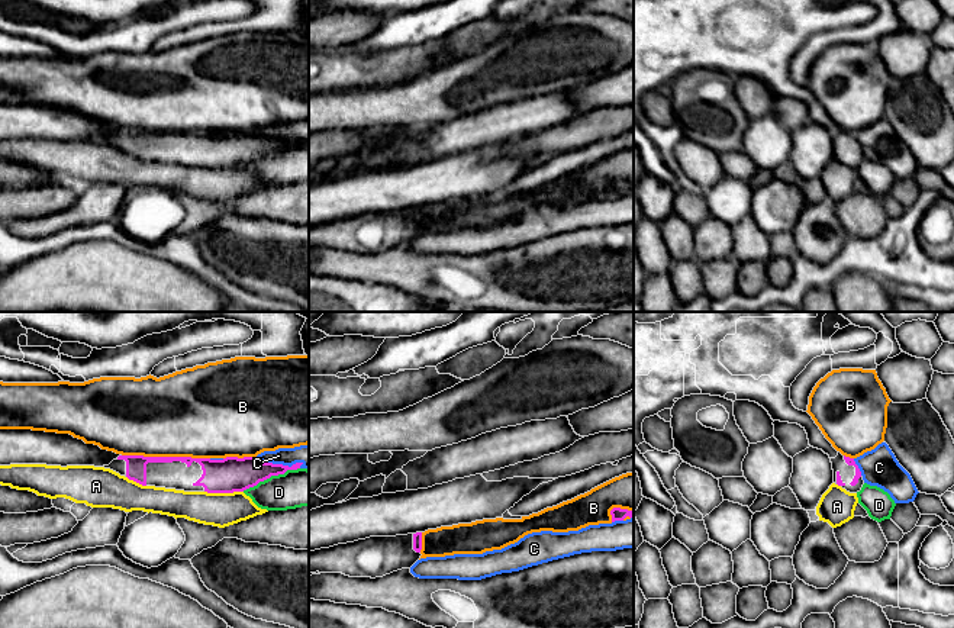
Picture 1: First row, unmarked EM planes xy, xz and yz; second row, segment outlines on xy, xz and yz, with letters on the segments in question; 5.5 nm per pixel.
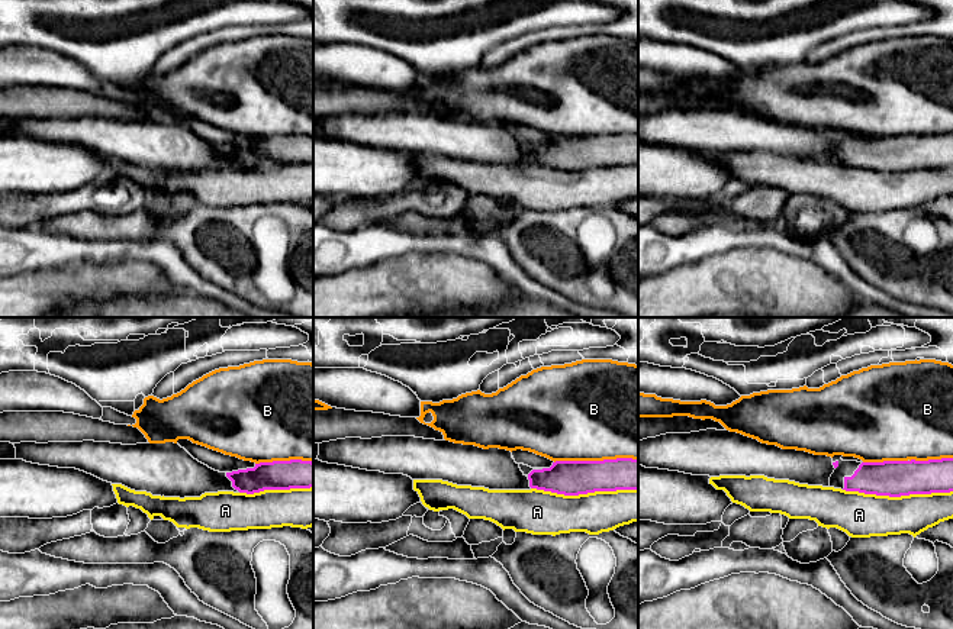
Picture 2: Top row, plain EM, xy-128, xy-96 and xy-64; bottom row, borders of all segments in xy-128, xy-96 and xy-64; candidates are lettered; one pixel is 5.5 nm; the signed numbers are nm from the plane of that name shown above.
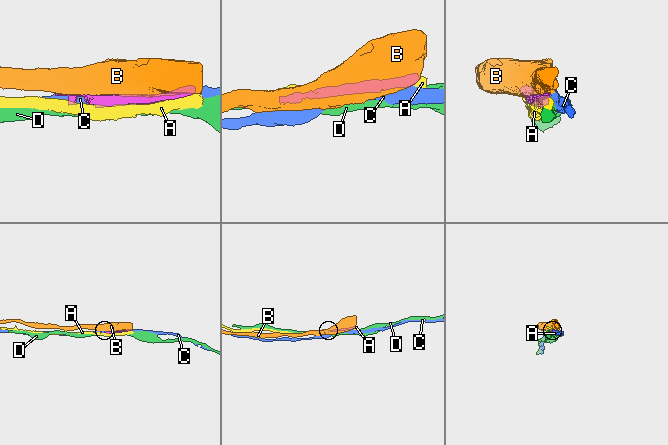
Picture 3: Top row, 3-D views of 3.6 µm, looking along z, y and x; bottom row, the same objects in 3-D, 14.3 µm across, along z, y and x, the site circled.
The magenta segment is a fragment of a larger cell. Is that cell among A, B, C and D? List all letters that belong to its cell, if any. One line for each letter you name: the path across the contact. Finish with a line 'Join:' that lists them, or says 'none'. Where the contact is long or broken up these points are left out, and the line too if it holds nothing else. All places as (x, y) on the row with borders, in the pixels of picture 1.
Join: none

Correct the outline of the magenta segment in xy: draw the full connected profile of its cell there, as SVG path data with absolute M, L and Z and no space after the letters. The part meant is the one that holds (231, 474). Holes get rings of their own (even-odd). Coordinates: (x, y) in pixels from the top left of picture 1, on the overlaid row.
M119 455L104 468L110 468L142 486L155 486L184 492L233 493L257 486L271 476L284 474L287 470L297 470L303 463L291 467L283 464L264 463L255 457L226 457L223 460L191 458L191 457L144 457Z

